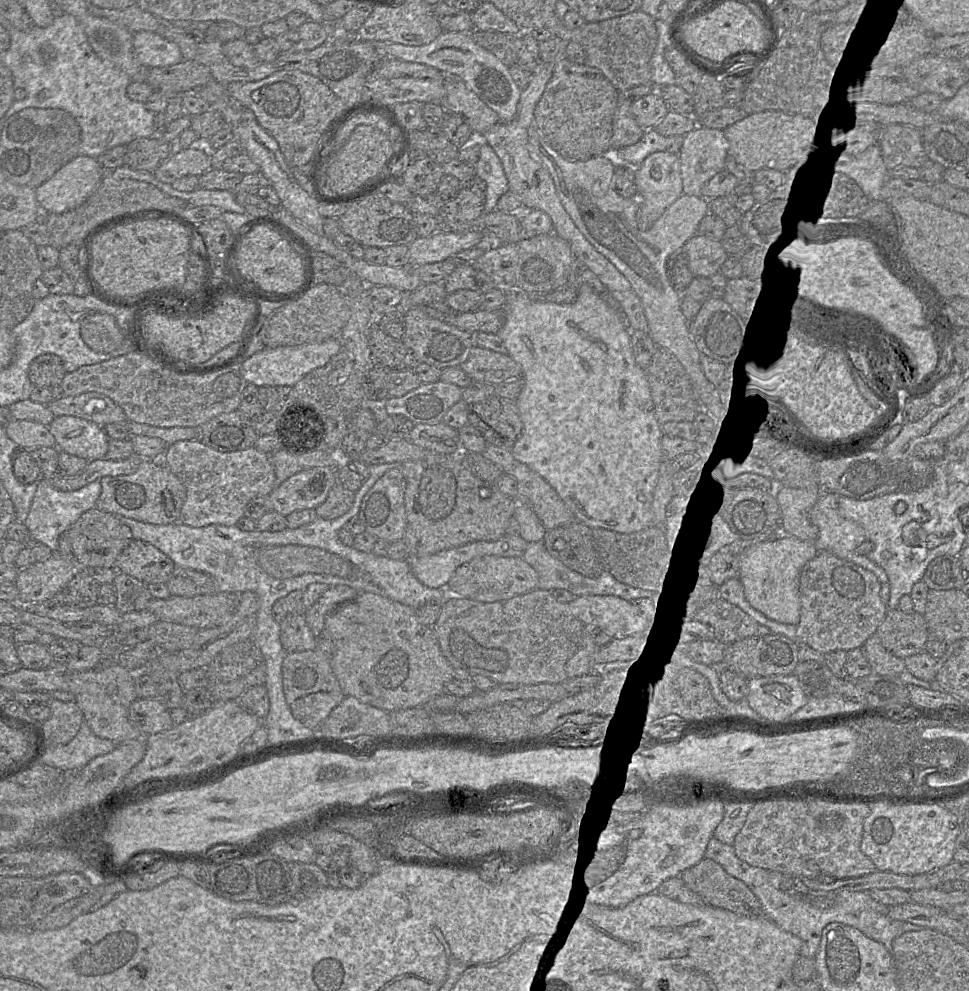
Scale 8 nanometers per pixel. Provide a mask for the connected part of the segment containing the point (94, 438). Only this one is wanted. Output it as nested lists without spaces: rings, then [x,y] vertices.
[[[57,416],[48,427],[60,452],[88,461],[102,459],[107,453],[109,438],[96,423],[75,416]]]

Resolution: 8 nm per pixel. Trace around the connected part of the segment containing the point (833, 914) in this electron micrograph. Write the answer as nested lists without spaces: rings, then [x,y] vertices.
[[[712,837],[706,847],[705,858],[719,863],[731,876],[744,882],[761,902],[763,914],[784,931],[802,940],[800,956],[814,958],[819,950],[824,928],[833,922],[854,927],[867,937],[882,943],[892,953],[893,940],[908,931],[925,929],[908,922],[891,919],[889,906],[874,900],[866,891],[837,890],[826,896],[808,896],[801,893],[788,894],[780,889],[784,873],[751,866],[735,853],[733,845],[725,844]]]

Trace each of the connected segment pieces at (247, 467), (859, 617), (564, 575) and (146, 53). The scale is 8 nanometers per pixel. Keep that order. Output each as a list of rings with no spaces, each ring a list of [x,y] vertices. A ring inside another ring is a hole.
[[[199,439],[180,440],[167,445],[161,461],[177,475],[187,492],[179,521],[196,528],[211,524],[236,525],[244,517],[249,502],[269,496],[276,487],[276,474],[269,455],[254,446],[244,450],[221,452]]]
[[[818,552],[800,573],[801,608],[796,625],[798,643],[823,654],[862,647],[875,634],[888,611],[888,604],[880,596],[881,587],[881,582],[872,572],[830,552]]]
[[[542,541],[530,542],[522,555],[522,559],[531,565],[538,573],[537,589],[554,590],[564,589],[577,596],[587,595],[615,595],[629,602],[638,597],[650,597],[652,591],[635,588],[630,585],[621,583],[613,577],[606,569],[597,578],[584,576],[576,571],[565,566],[560,560],[553,557],[545,548]]]
[[[135,32],[133,48],[137,59],[145,68],[172,66],[184,60],[176,43],[154,32]]]

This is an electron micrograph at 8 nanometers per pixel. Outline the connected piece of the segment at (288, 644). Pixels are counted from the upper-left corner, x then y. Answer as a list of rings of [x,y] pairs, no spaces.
[[[287,615],[280,622],[280,641],[286,653],[316,649],[316,636],[303,615]]]

